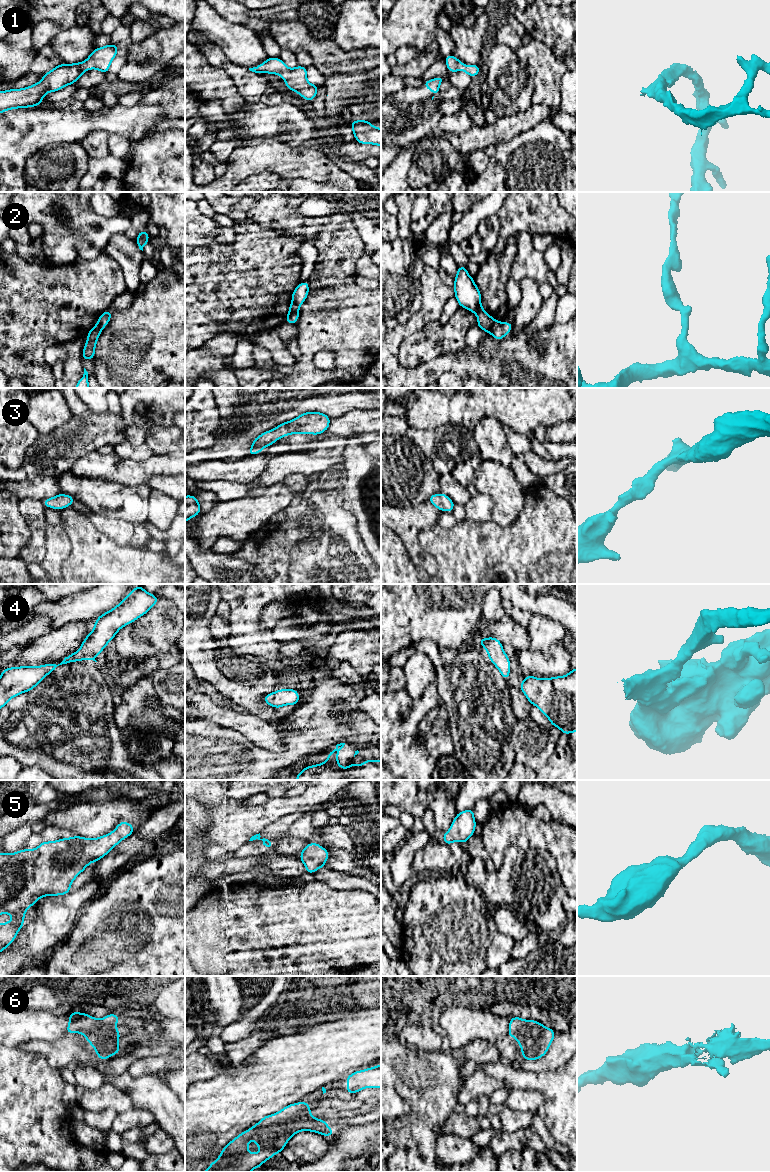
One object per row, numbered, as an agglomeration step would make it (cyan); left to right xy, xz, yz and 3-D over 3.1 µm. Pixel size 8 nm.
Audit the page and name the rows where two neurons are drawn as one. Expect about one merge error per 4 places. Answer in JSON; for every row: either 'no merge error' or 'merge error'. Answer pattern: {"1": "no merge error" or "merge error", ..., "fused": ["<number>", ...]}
{"1": "no merge error", "2": "merge error", "3": "no merge error", "4": "no merge error", "5": "no merge error", "6": "no merge error", "fused": ["2"]}

